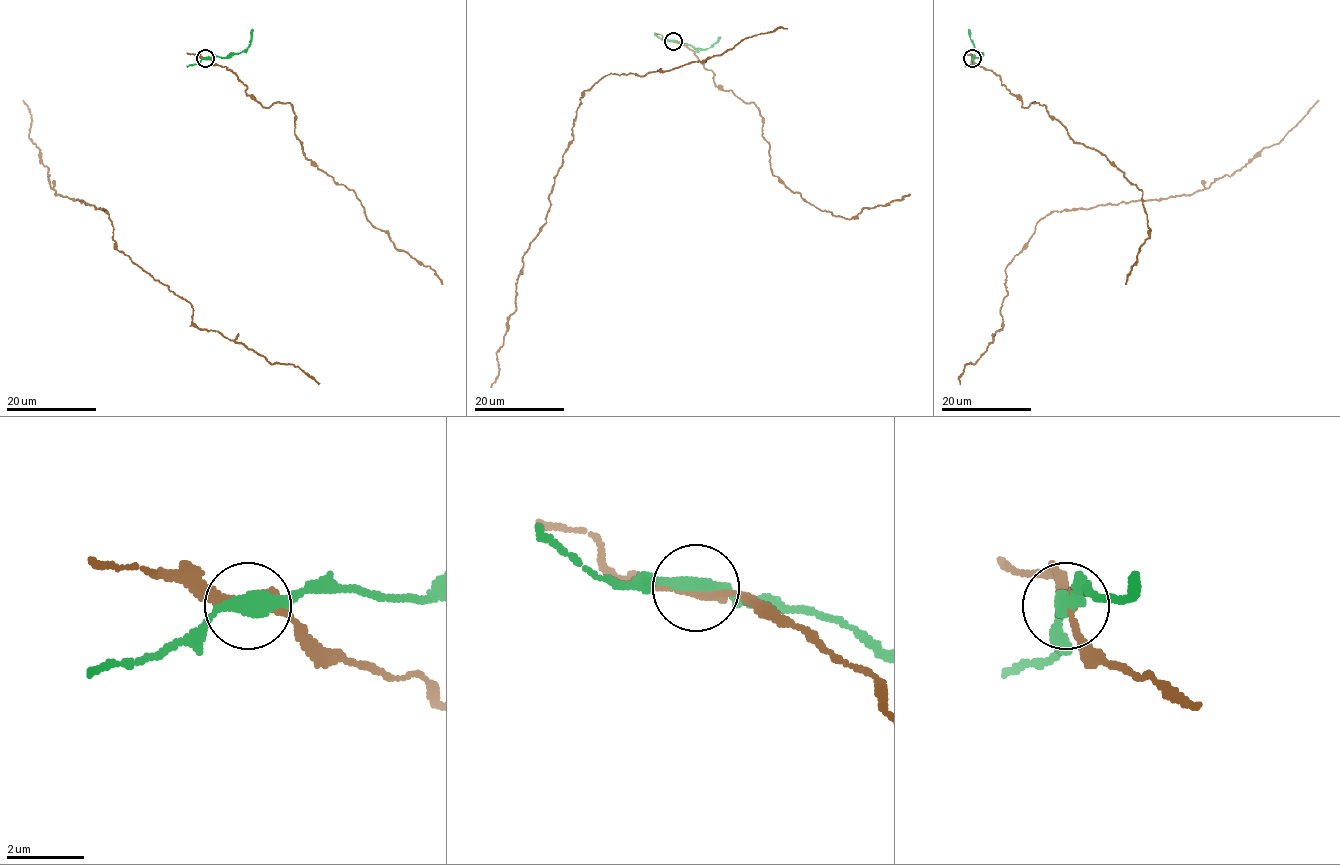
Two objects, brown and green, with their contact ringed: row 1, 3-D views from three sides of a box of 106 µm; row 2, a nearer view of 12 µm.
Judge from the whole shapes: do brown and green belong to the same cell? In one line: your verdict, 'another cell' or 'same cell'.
another cell

